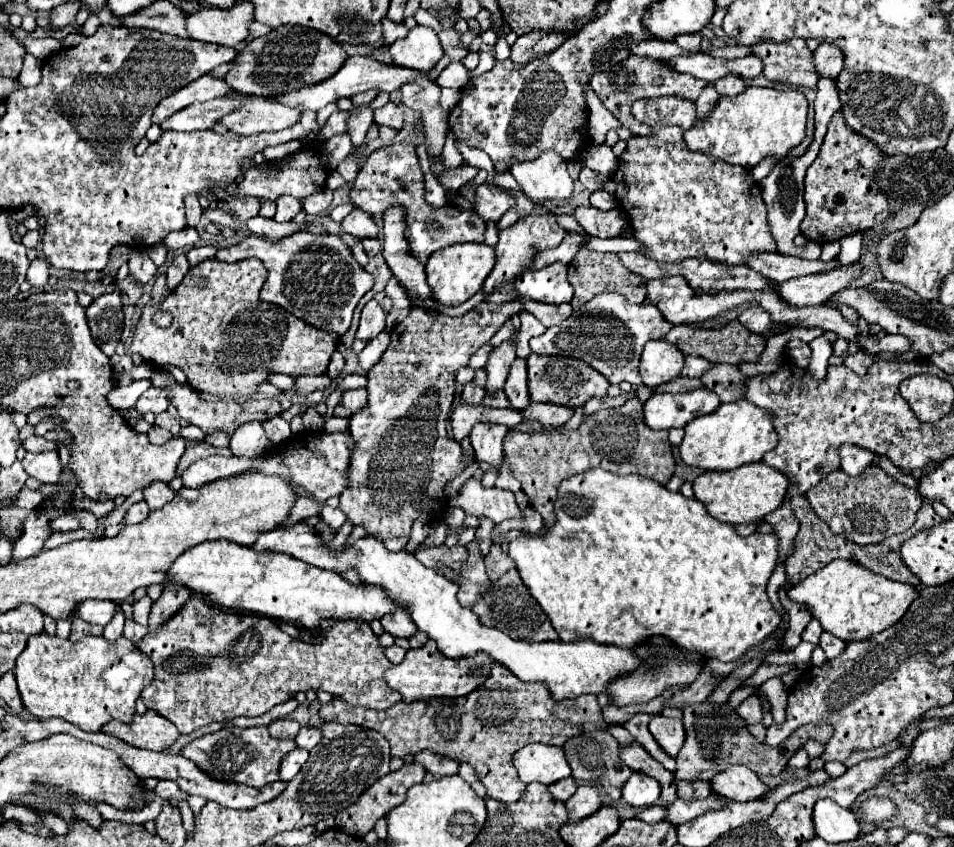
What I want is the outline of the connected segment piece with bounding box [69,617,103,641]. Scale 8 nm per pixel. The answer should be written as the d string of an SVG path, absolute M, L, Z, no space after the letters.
M77 617L71 619L71 635L69 635L71 641L79 641L85 635L101 635L101 633L103 633L101 625L89 625Z

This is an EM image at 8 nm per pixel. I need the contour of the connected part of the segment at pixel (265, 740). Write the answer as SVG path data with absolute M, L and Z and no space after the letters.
M225 727L215 733L207 733L199 739L193 739L179 753L191 759L203 773L207 773L215 781L263 787L267 783L277 781L277 765L281 763L281 757L293 751L295 747L297 743L293 739L283 739L283 741L273 739L267 733L267 727L247 727L237 731L233 731L231 727Z

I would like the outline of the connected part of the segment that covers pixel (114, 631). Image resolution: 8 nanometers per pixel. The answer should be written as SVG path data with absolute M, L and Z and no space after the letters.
M115 609L113 619L105 625L105 633L103 633L103 637L105 637L107 641L117 641L117 637L121 637L121 633L123 633L123 623L125 623L123 611L121 611L121 609Z

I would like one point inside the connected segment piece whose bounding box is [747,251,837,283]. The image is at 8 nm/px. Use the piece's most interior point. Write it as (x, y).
(778, 267)

